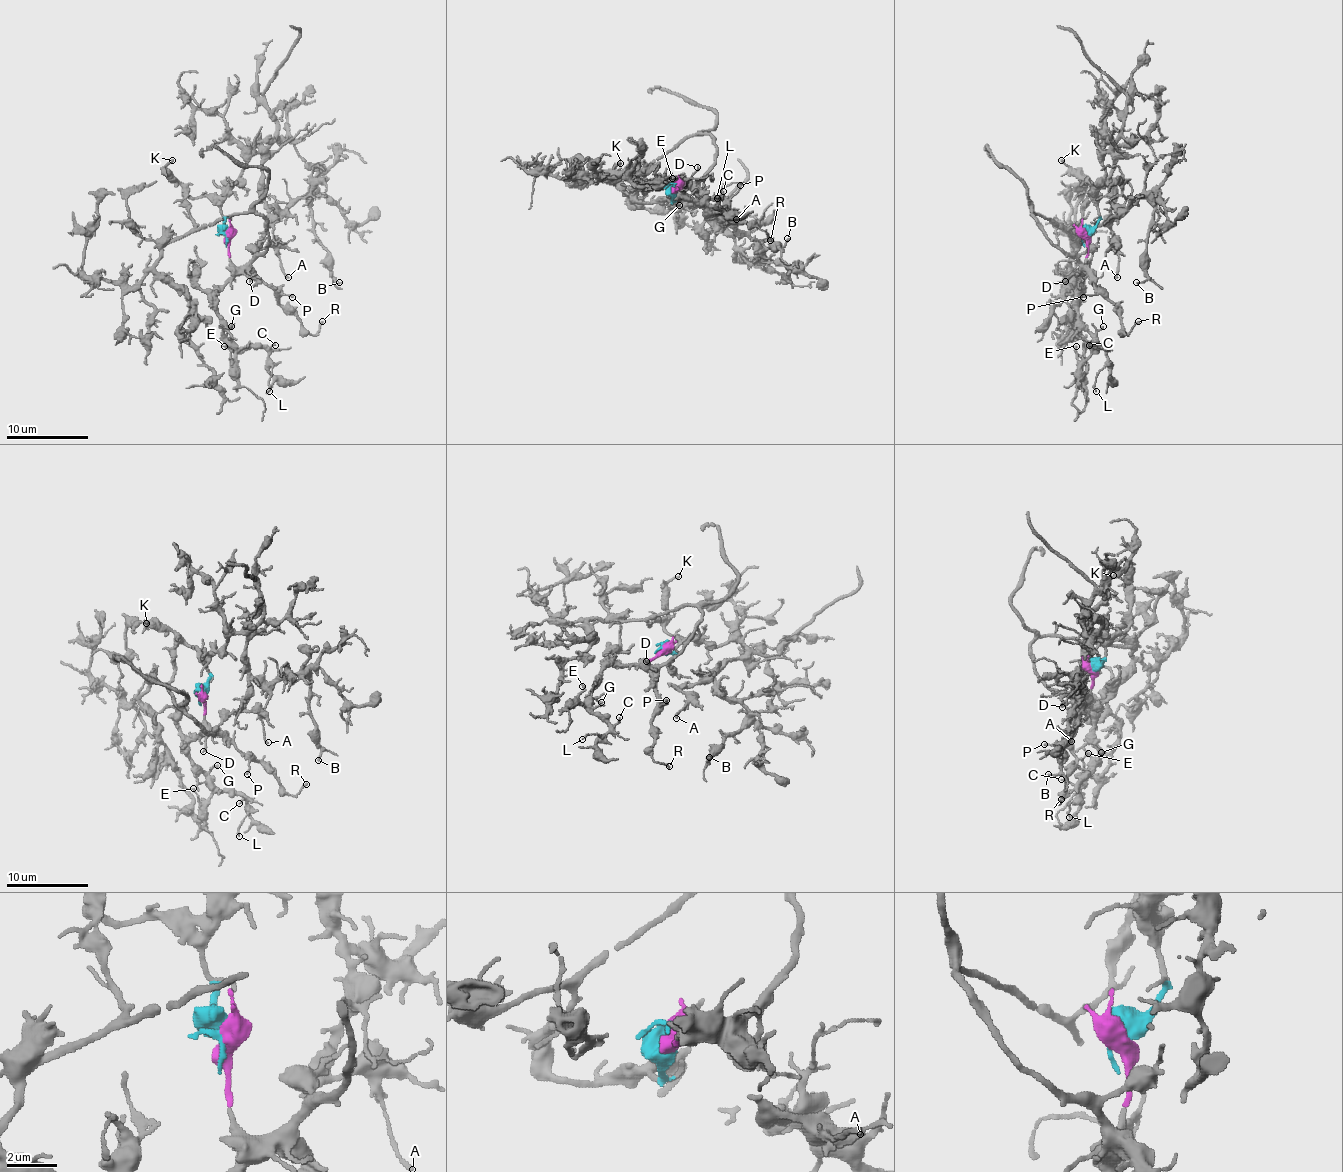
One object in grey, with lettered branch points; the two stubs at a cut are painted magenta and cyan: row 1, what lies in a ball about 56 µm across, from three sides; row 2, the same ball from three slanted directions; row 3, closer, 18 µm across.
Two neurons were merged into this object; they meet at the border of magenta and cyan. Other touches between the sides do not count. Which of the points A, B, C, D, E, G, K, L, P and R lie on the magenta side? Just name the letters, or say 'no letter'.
C, D, E, G, L, P, R

